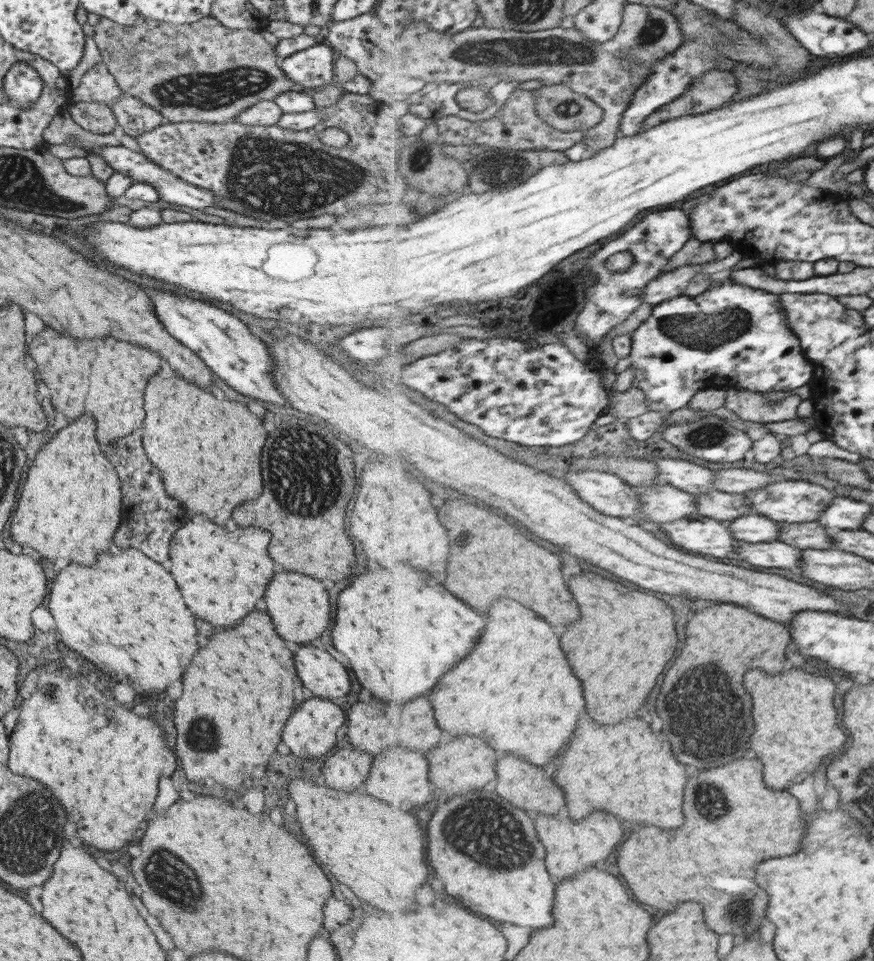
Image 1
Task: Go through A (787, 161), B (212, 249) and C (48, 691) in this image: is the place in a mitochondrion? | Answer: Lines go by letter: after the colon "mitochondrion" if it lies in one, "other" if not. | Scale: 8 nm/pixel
A: other
B: other
C: mitochondrion

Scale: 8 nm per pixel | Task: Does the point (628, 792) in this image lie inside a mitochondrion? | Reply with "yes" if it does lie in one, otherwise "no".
no

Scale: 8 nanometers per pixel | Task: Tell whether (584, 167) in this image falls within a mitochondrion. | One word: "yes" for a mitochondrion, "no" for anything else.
no

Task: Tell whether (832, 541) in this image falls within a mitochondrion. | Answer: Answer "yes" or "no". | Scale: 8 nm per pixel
no

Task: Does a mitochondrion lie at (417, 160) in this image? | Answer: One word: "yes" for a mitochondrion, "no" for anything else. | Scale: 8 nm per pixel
yes

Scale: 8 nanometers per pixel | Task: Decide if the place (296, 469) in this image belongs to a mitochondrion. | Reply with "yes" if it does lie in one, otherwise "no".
yes

